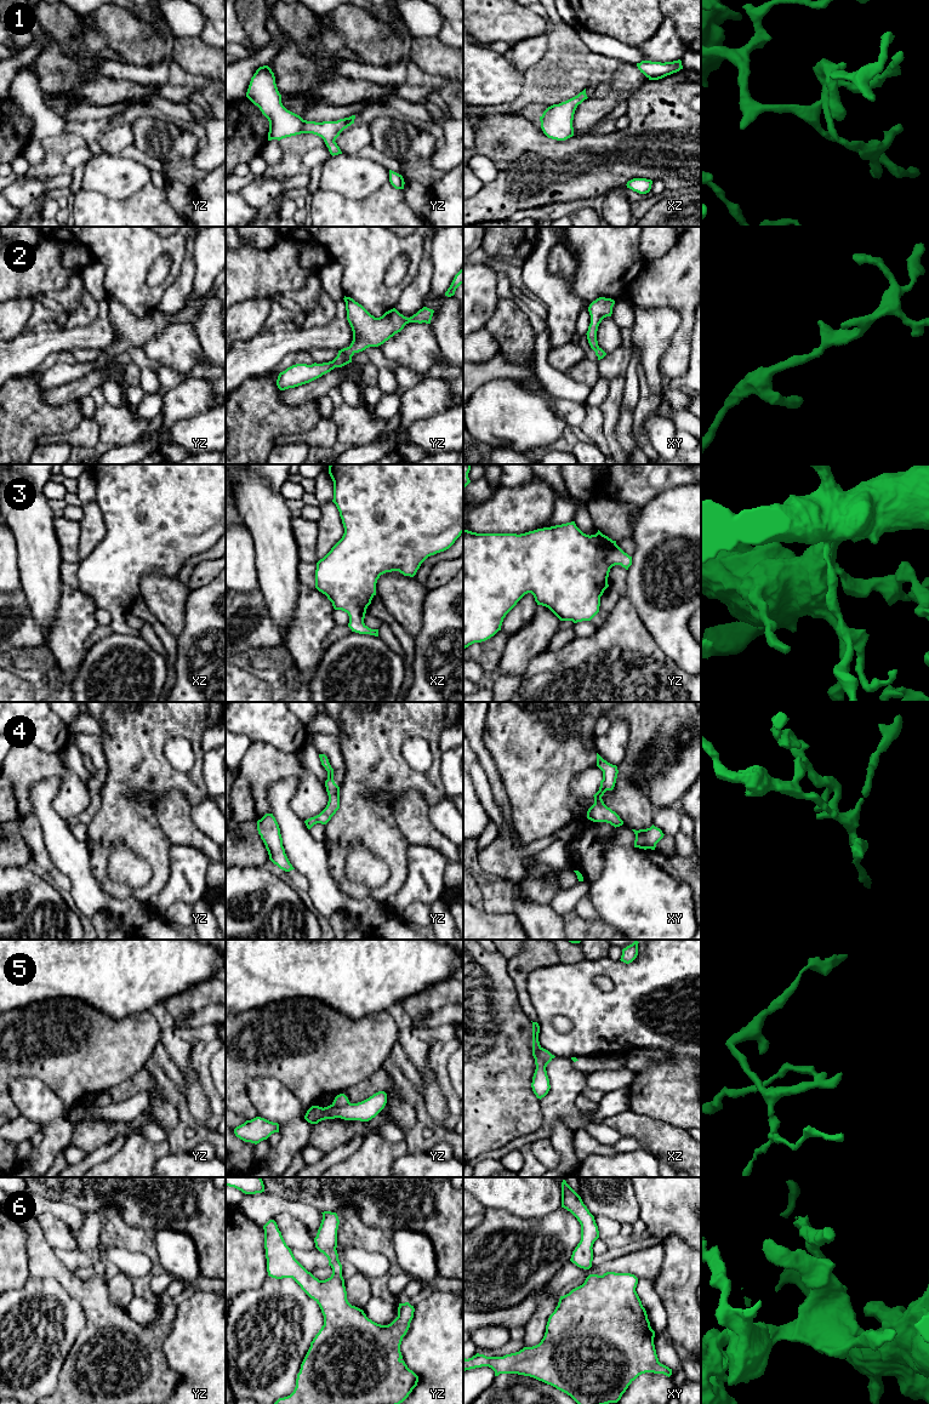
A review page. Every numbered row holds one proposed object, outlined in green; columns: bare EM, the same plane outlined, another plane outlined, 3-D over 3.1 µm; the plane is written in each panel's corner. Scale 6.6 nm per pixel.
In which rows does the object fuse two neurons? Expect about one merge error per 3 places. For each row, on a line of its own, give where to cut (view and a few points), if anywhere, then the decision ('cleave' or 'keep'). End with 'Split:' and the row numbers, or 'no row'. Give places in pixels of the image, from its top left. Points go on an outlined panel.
1: no cut; keep
2: no cut; keep
3: no cut; keep
4: no cut; keep
5: cut in xz along (540, 1046), (539, 1059), (546, 1066); cleave
6: no cut; keep
Split: 5

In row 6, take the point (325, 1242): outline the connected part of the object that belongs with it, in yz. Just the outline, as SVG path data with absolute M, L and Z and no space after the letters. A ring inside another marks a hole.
M336 1212L321 1214L323 1220L314 1243L332 1268L331 1277L325 1280L315 1278L295 1259L274 1220L263 1226L268 1275L275 1279L292 1278L319 1305L324 1315L324 1325L310 1342L293 1392L274 1404L400 1404L418 1382L418 1376L407 1368L400 1352L415 1308L409 1302L399 1303L398 1317L391 1324L381 1325L348 1302L336 1250L340 1220Z

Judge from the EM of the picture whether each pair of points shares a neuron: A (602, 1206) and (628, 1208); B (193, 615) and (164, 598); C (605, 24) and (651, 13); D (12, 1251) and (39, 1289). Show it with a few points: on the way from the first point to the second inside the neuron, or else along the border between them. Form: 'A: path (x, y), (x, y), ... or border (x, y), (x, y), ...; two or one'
A: path (608, 1206), (622, 1206); one
B: border (191, 591), (186, 601), (184, 627), (177, 637); two
C: path (616, 13), (640, 13); one
D: border (30, 1276), (21, 1288), (12, 1290); two

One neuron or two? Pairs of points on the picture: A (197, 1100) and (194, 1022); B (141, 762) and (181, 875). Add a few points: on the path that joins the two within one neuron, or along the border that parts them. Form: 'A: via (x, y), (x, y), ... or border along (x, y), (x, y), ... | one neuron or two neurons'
A: border along (212, 1023), (191, 1028), (186, 1027) | two neurons
B: border along (172, 845), (170, 849), (169, 874) | two neurons

